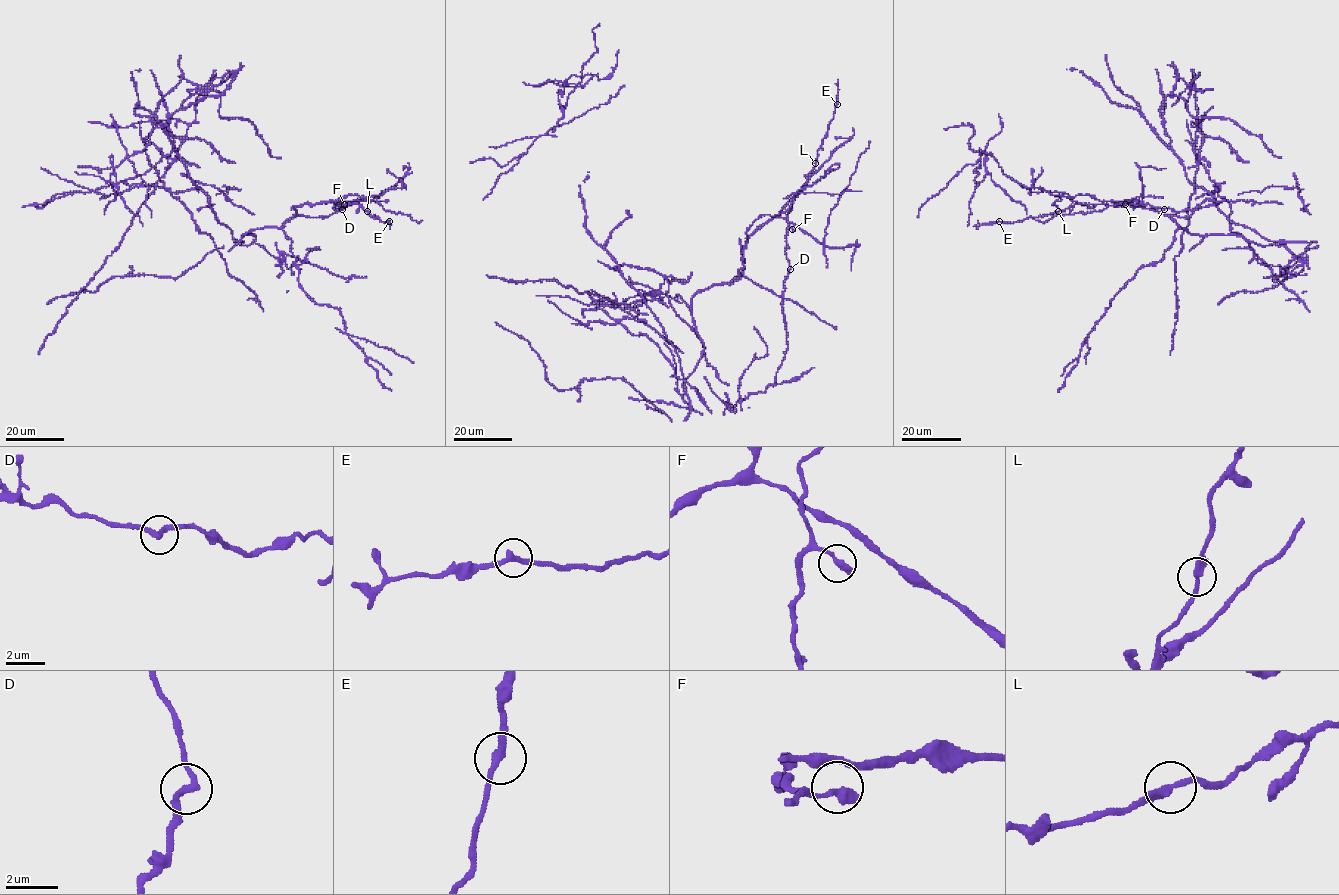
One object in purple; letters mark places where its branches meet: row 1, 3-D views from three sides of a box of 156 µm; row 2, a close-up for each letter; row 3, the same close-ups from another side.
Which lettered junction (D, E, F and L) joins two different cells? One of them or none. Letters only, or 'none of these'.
D

